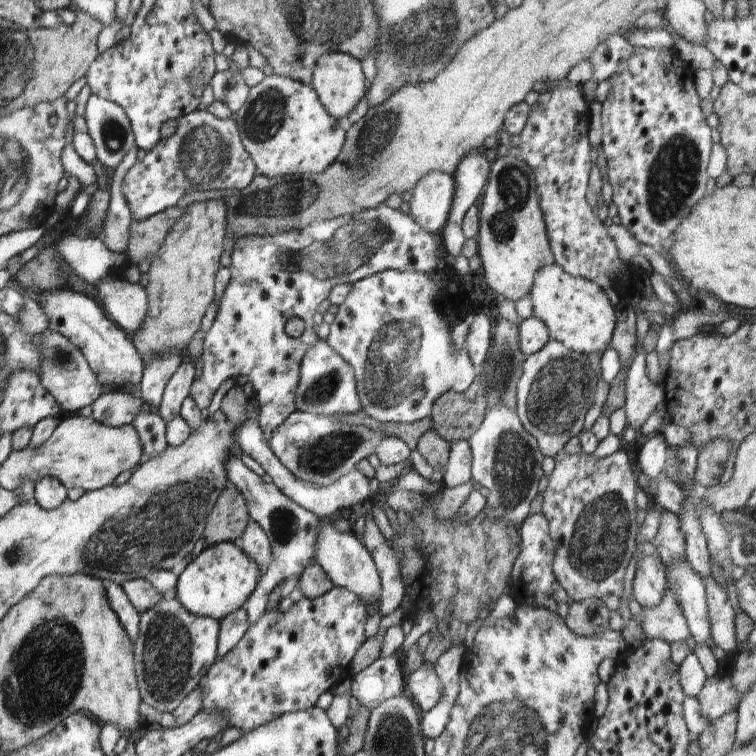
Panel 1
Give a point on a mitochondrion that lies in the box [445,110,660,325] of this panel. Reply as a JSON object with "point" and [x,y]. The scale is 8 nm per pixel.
{"point":[513,182]}

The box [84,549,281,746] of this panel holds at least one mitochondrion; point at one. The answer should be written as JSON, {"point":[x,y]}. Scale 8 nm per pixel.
{"point":[168,652]}

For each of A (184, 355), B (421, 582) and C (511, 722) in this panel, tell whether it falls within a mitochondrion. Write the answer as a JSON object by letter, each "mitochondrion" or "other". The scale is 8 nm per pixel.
{"A":"other","B":"other","C":"mitochondrion"}

